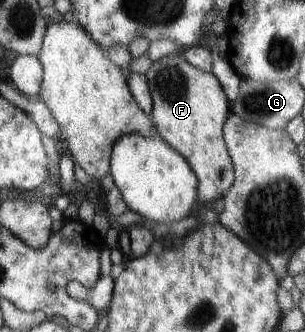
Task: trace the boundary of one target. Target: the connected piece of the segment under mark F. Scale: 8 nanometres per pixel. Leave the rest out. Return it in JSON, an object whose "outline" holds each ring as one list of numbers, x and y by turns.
{"outline":[[181,51,156,61,145,74,153,102,154,131,186,159,196,175,201,202,223,197,235,172,223,139,223,124,231,112,229,100,214,73,194,68]]}

